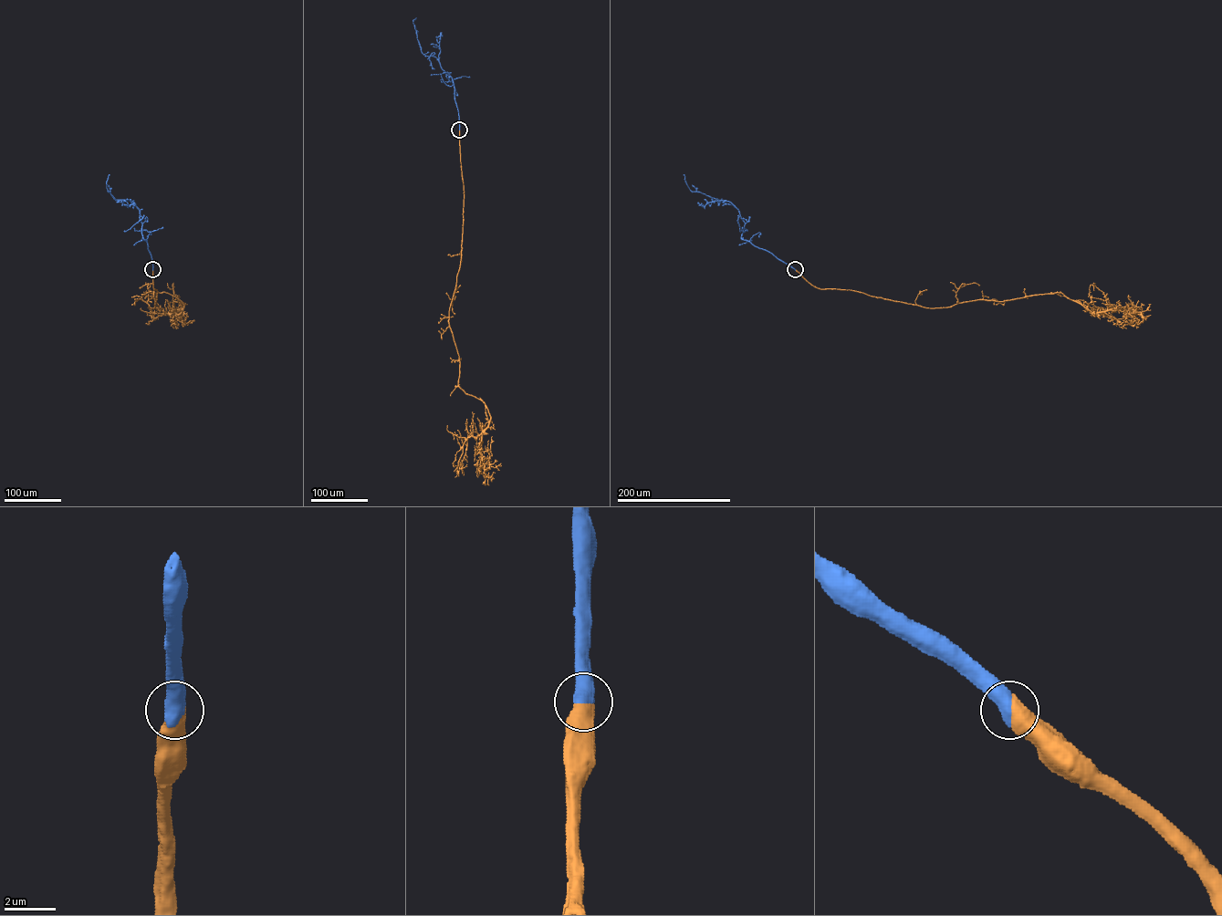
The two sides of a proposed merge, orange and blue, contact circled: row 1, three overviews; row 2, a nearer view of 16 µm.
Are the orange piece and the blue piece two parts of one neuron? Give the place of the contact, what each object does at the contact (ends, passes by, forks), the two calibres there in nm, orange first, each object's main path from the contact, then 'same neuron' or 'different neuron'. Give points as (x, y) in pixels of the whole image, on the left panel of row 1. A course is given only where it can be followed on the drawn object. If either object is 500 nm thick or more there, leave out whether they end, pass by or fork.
(152, 269) | 700/600 nm | orange via (152, 269), (154, 307), (142, 300), (164, 292), (178, 299), (182, 311), (154, 318), (149, 308) | blue via (152, 269), (147, 242), (141, 234), (139, 210), (132, 201), (116, 200), (112, 197), (107, 188), (109, 174) | same neuron

